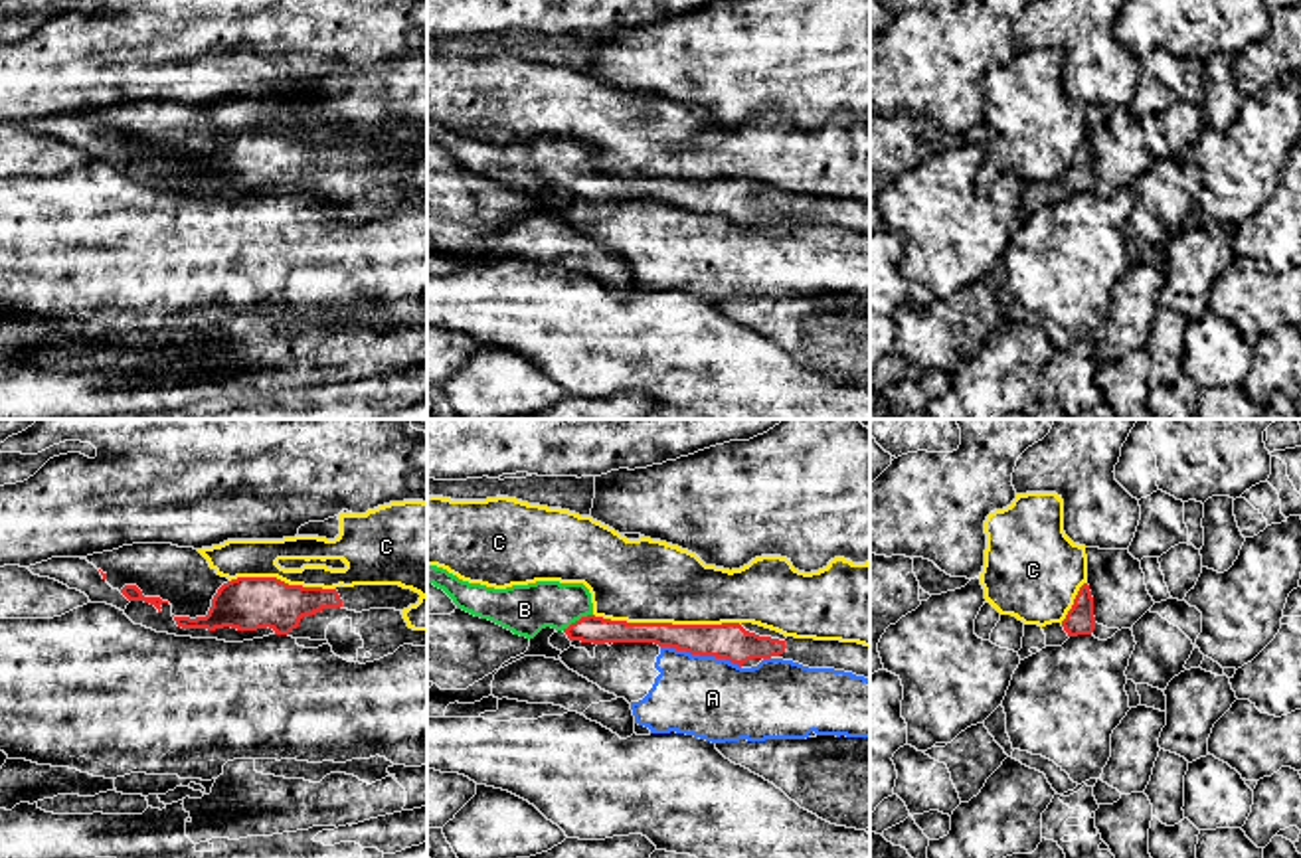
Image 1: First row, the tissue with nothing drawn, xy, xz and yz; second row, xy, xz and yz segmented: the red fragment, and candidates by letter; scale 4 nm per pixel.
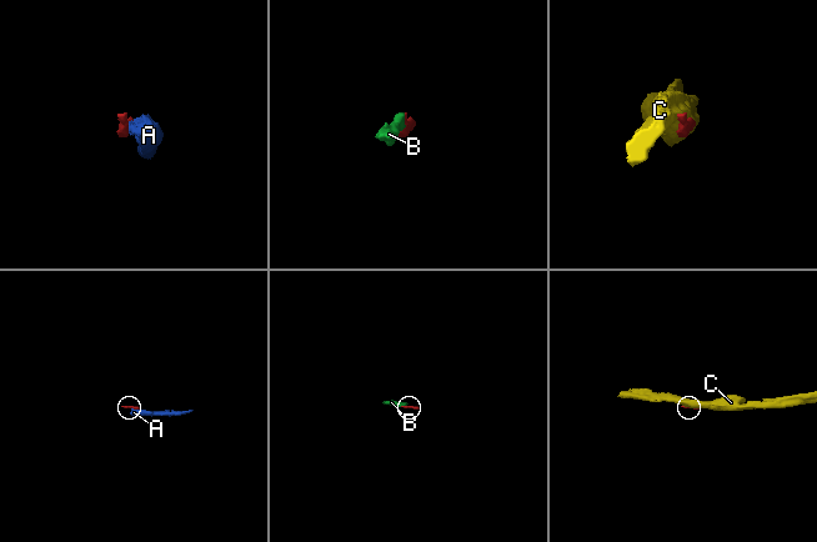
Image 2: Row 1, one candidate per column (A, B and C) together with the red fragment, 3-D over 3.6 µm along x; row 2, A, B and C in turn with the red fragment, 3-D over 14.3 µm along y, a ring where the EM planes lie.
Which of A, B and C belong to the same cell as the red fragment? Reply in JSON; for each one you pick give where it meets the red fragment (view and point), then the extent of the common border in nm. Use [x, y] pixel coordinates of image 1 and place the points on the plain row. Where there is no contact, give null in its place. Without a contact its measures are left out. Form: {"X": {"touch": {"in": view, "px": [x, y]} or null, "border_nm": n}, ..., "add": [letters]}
{"B": {"touch": {"in": "xz", "px": [576, 178]}, "border_nm": 140}, "add": ["B"]}

